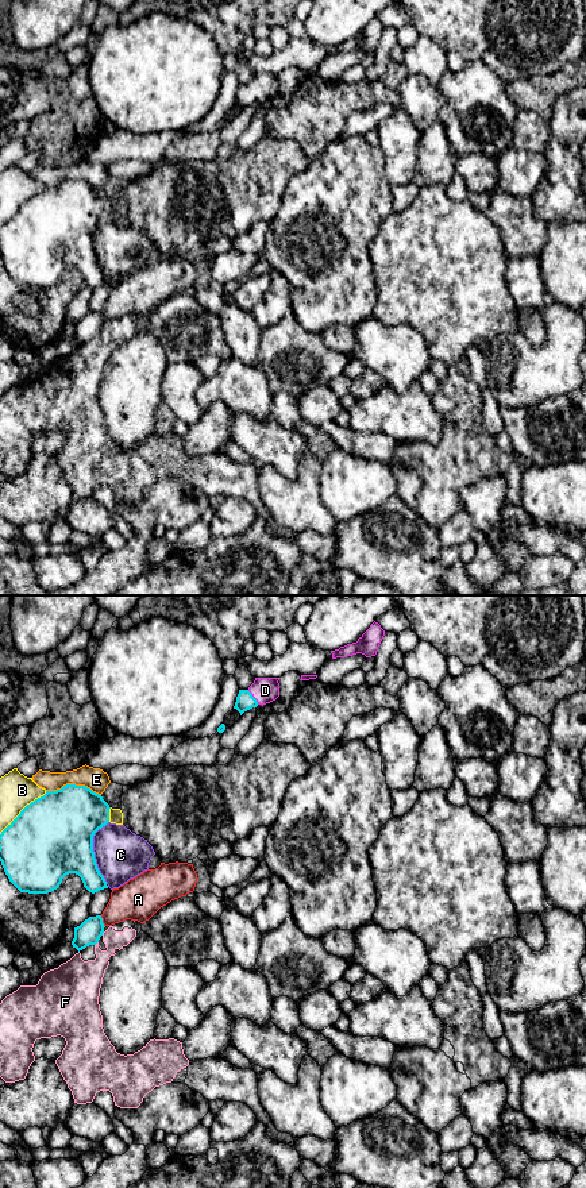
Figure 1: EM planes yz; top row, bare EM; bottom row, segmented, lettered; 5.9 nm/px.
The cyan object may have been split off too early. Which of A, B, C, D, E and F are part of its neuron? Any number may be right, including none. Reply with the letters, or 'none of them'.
D

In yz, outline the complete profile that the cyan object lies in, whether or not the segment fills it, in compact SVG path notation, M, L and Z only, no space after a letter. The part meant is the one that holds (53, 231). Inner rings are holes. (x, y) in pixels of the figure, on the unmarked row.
M66 180L57 186L46 186L43 192L27 200L0 230L0 256L9 277L20 288L47 289L57 285L66 270L76 269L92 289L108 284L96 259L93 231L109 217L109 204L101 190L85 181L76 180Z

